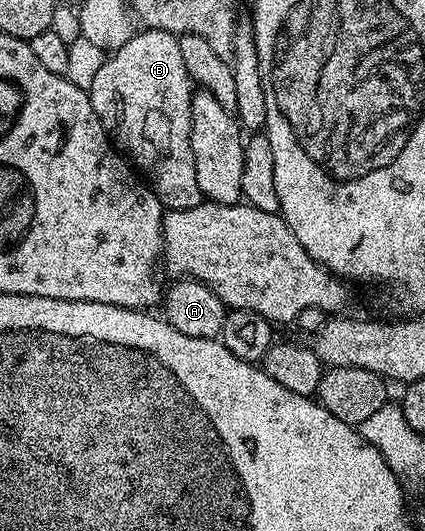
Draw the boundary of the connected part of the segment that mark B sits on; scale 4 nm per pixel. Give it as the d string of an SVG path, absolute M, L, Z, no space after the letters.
M140 29L120 50L105 58L93 77L89 93L93 112L97 112L103 127L113 132L118 149L145 175L160 204L167 210L197 208L197 204L204 201L204 196L197 184L191 147L193 83L185 68L185 56L181 56L179 38L164 30Z

